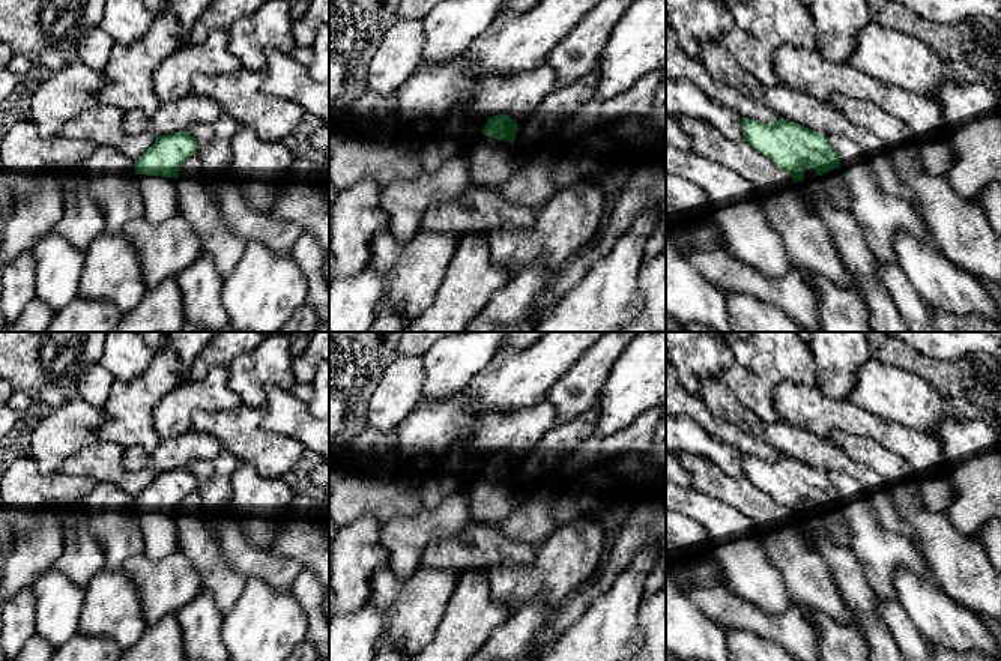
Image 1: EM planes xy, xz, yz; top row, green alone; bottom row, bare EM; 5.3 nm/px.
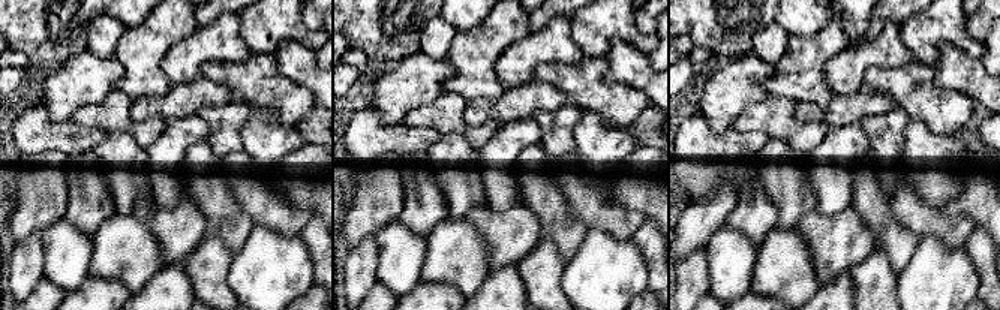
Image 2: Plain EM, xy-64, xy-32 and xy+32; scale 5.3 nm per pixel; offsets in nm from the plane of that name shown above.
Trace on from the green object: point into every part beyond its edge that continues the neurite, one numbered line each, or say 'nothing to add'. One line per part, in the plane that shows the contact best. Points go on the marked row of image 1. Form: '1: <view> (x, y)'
1: xy (160, 194)

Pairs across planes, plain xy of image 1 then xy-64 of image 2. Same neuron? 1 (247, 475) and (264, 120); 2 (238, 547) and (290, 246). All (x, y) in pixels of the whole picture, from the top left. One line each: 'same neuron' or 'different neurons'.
1: same neuron
2: different neurons

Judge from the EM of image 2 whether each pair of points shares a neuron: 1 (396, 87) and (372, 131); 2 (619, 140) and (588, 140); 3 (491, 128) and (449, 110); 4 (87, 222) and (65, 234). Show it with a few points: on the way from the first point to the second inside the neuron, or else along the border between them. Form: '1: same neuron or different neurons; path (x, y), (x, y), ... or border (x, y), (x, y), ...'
1: different neurons; border (371, 105), (384, 123), (402, 123)
2: same neuron; path (612, 140), (595, 140)
3: same neuron; path (480, 131), (467, 131), (456, 120)
4: different neurons; border (63, 219), (90, 235)

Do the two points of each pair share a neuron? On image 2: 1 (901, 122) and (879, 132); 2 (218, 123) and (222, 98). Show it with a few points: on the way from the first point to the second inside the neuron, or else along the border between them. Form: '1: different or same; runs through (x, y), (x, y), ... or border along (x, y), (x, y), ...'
1: same; runs through (895, 122), (885, 131)
2: different; border along (234, 99), (227, 104), (207, 105), (197, 113)

